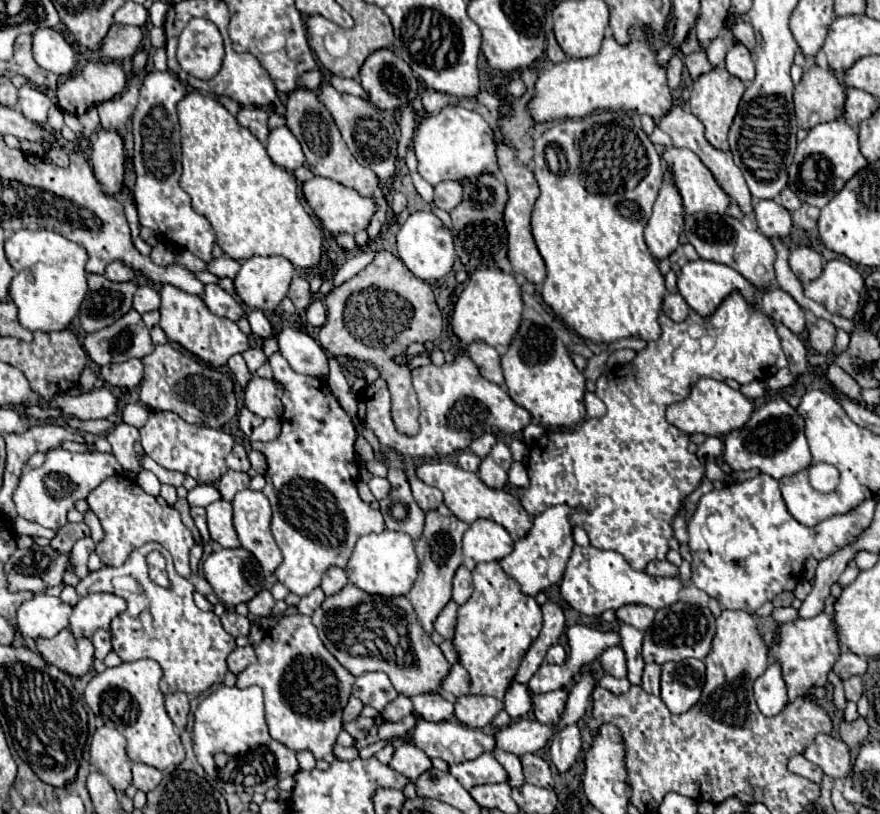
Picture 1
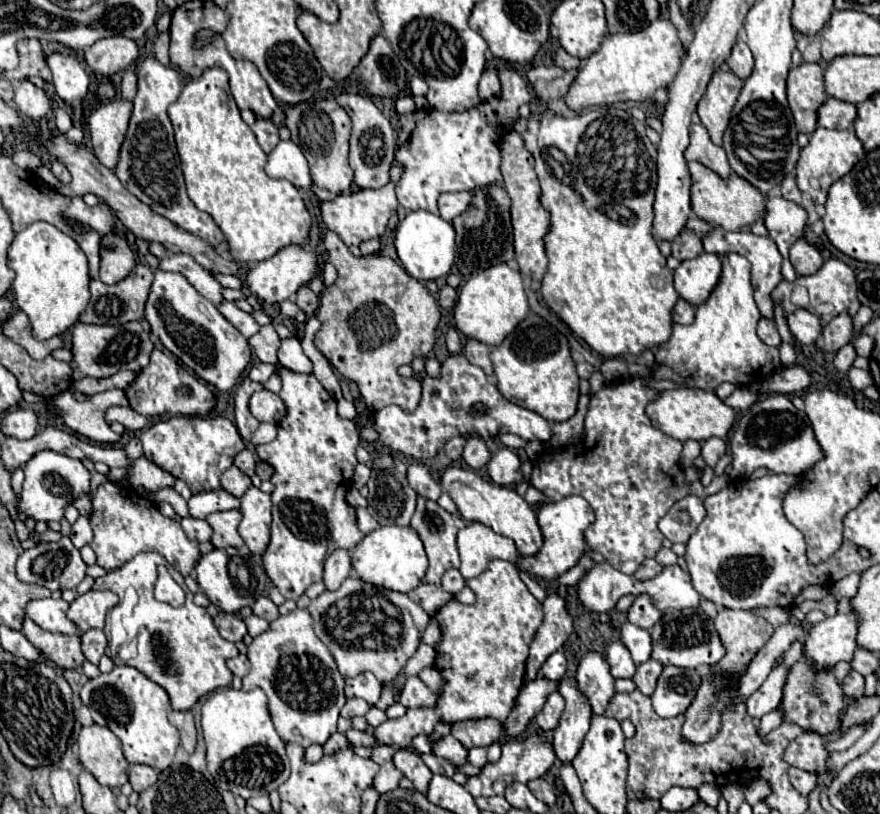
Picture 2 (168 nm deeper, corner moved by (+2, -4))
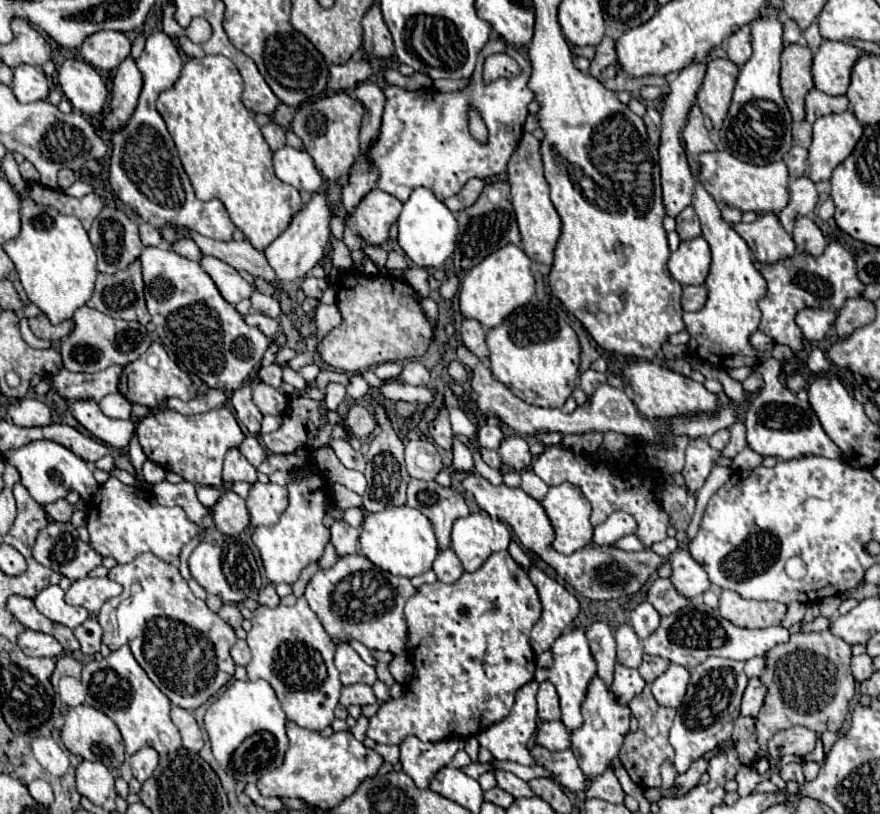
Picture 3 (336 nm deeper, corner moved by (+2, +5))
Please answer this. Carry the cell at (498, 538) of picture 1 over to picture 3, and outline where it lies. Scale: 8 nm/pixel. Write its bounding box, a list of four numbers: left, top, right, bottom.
[452,513,510,571]

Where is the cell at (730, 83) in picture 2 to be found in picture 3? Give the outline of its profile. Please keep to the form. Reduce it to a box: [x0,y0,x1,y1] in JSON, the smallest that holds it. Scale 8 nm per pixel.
[696,59,740,131]

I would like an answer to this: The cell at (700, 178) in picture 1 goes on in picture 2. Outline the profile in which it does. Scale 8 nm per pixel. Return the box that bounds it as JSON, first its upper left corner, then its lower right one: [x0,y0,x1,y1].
[688,162,764,230]

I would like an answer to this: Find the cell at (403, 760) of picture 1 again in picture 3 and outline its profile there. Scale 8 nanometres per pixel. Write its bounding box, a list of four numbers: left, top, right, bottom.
[400,737,464,789]

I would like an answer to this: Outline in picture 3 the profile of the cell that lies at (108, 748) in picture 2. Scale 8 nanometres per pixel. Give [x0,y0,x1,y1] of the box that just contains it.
[60,705,124,771]

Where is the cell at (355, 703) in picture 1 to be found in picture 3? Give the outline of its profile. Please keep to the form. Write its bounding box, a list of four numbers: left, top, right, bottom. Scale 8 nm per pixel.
[340,683,376,707]

